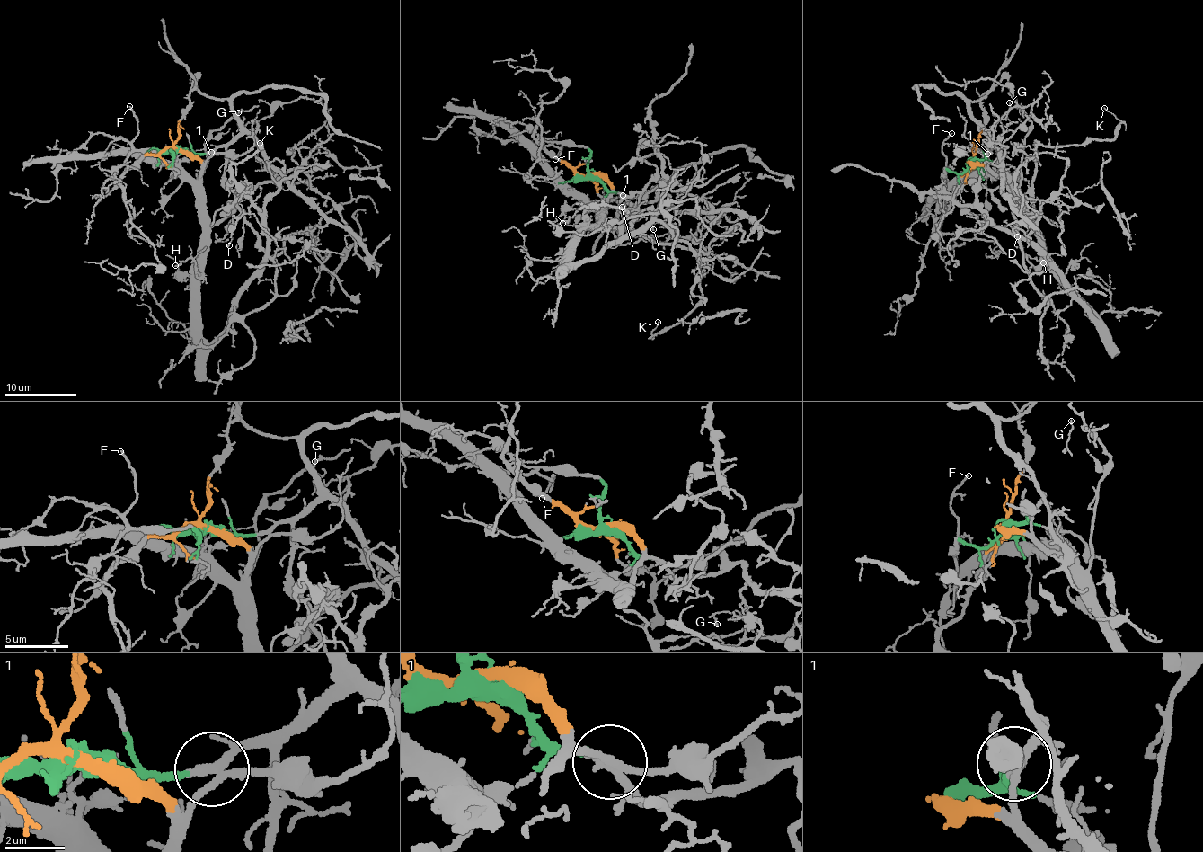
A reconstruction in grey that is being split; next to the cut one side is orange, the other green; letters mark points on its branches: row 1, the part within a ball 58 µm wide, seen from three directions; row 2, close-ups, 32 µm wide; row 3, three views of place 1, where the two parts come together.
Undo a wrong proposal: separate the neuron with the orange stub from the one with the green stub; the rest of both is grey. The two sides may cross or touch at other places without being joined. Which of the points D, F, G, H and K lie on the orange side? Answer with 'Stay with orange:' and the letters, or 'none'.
Stay with orange: H, K

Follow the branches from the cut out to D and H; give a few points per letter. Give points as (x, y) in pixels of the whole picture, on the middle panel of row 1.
D: (589, 175), (608, 190), (621, 192), (636, 204), (631, 208), (639, 211), (624, 219), (621, 207)
H: (589, 175), (601, 176), (612, 192), (597, 223), (589, 223), (582, 208), (562, 223)

